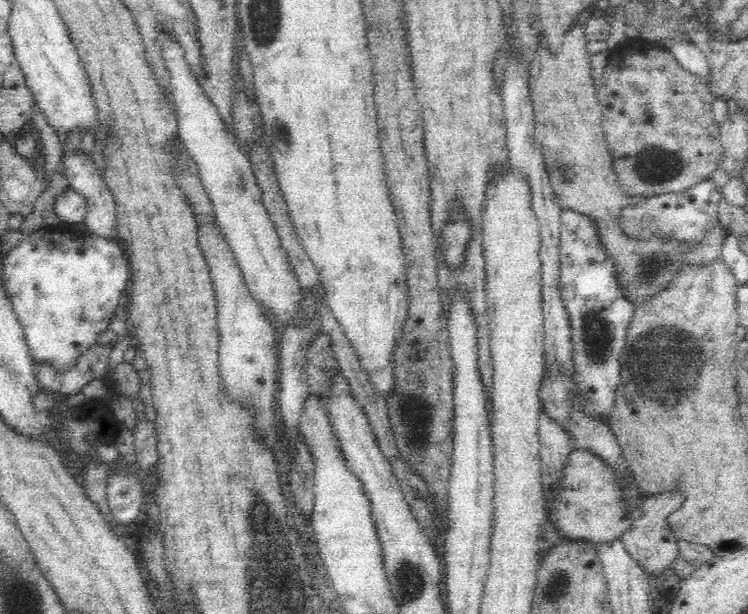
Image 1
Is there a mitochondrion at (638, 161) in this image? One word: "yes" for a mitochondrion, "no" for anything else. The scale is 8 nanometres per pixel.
yes

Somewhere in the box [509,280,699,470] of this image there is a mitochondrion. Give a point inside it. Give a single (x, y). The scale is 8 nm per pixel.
(666, 378)

